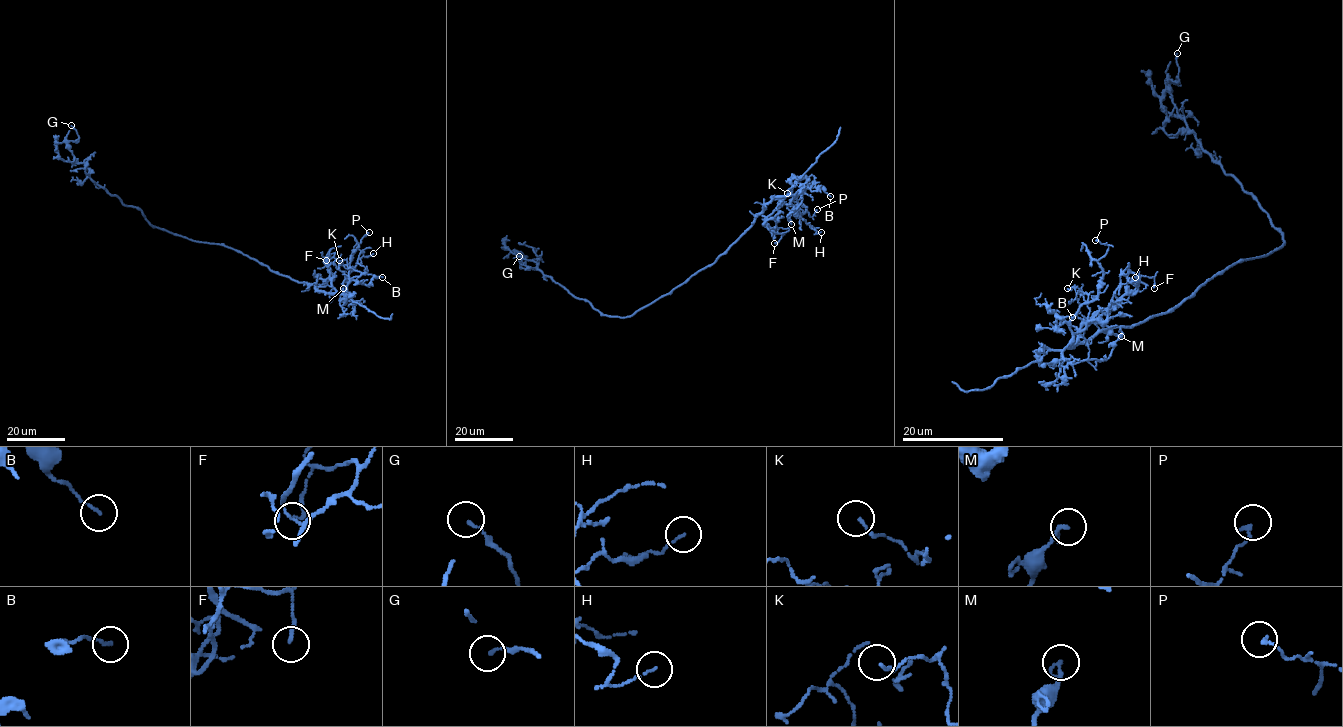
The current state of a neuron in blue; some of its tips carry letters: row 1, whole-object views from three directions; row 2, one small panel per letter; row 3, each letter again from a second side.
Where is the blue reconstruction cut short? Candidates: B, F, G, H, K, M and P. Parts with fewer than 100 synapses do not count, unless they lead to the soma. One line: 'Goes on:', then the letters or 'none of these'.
Goes on: none of these

